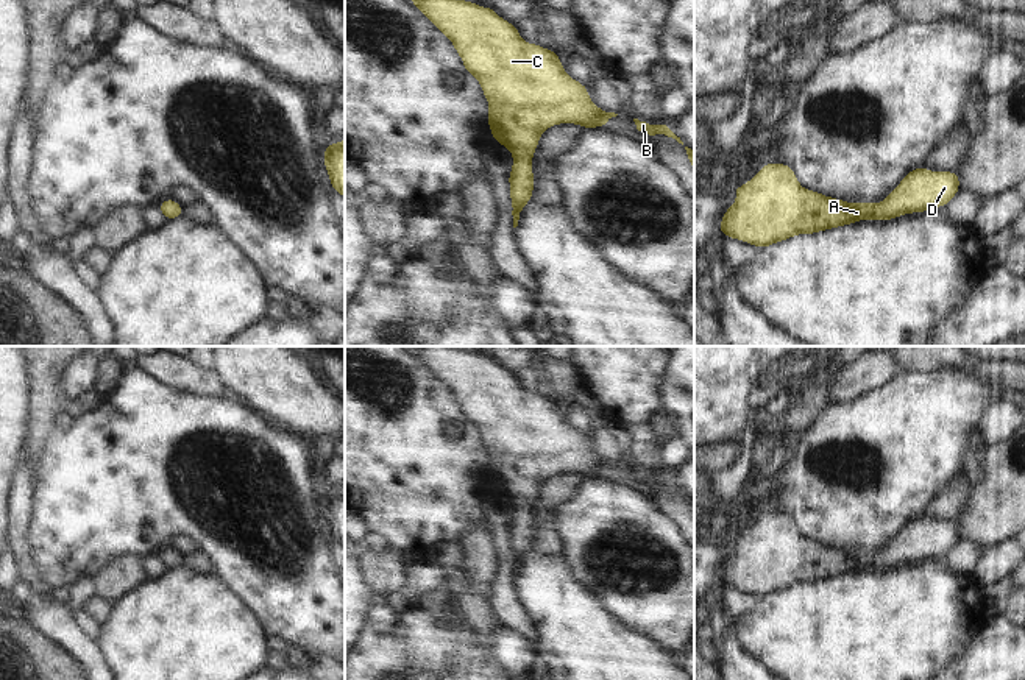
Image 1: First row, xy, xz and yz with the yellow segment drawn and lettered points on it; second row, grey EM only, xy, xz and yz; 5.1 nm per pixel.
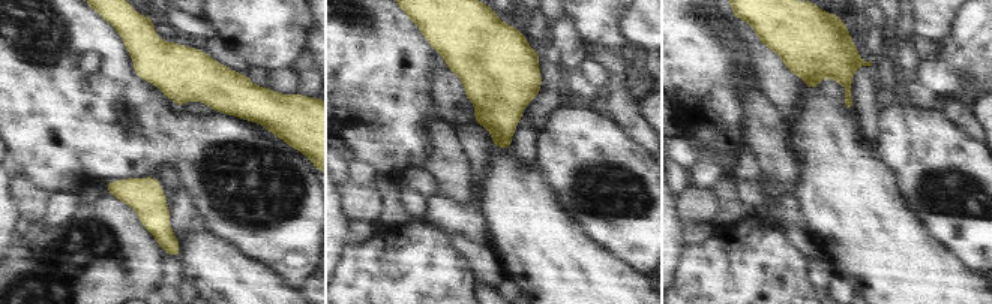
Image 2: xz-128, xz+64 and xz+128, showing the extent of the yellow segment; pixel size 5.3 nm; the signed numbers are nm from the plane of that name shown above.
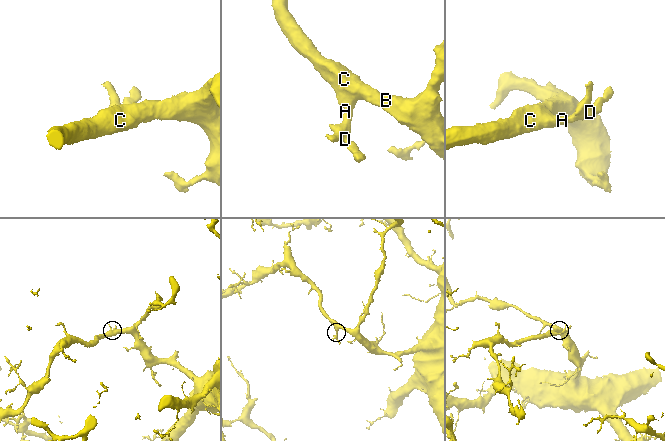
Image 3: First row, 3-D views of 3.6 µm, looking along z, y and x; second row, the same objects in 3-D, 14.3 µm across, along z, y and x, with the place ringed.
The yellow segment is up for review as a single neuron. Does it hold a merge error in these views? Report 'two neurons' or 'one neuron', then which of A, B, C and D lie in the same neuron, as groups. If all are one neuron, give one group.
one neuron | A B C D

